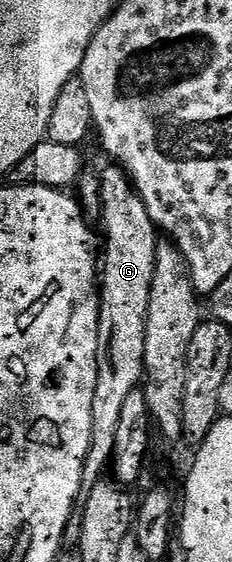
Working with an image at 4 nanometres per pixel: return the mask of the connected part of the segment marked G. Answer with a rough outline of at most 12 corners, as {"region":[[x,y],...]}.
{"region":[[100,173],[107,238],[91,446],[103,479],[142,387],[159,234],[128,176]]}

